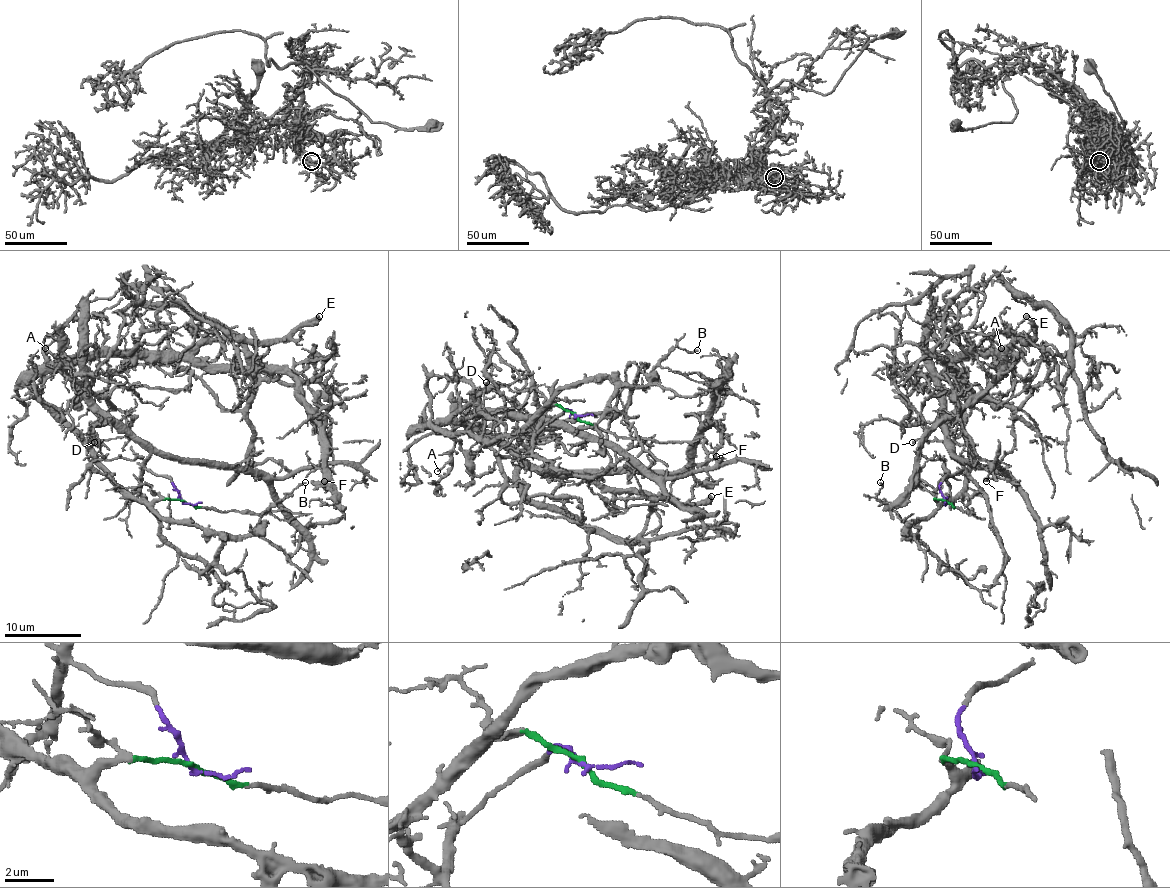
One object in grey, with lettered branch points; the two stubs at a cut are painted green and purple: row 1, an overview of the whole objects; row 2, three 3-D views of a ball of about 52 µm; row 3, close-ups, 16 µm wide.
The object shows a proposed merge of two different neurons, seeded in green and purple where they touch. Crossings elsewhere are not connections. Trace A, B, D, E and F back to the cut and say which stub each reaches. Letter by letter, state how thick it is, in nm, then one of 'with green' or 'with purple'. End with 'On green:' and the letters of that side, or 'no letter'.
A: 100 nm thick; with purple
B: 150 nm thick; with green
D: 150 nm thick; with green
E: 440 nm thick; with green
F: 100 nm thick; with purple
On green: B, D, E

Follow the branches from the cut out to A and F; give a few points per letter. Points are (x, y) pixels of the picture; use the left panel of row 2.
A: (183, 500), (167, 477), (144, 466), (148, 452), (94, 402), (82, 356), (61, 360), (57, 339), (46, 348)
F: (183, 500), (167, 477), (146, 468), (152, 454), (236, 464), (267, 477), (325, 466), (323, 481)

